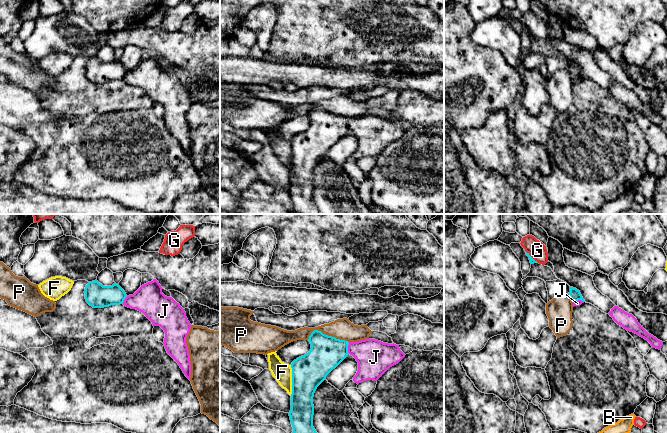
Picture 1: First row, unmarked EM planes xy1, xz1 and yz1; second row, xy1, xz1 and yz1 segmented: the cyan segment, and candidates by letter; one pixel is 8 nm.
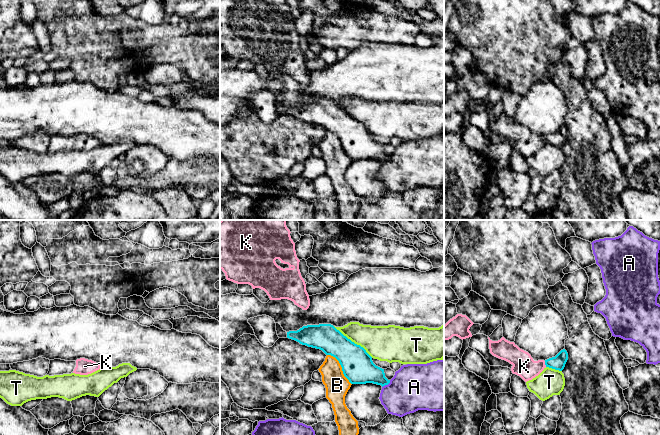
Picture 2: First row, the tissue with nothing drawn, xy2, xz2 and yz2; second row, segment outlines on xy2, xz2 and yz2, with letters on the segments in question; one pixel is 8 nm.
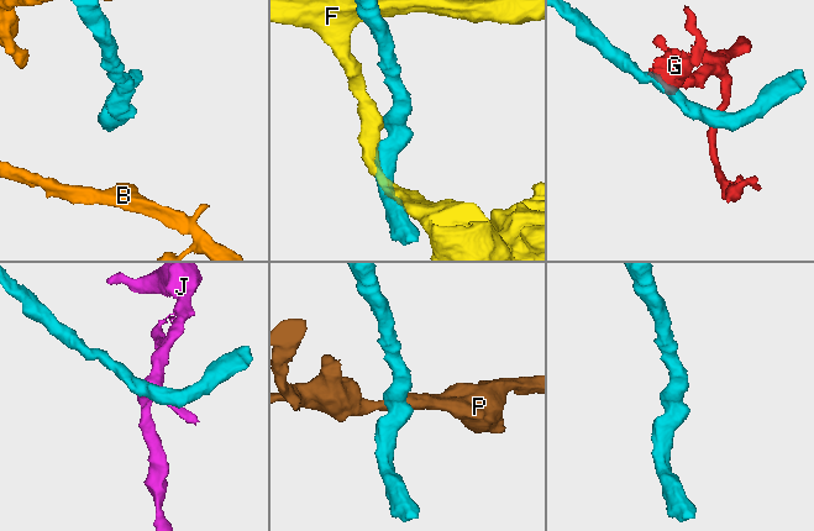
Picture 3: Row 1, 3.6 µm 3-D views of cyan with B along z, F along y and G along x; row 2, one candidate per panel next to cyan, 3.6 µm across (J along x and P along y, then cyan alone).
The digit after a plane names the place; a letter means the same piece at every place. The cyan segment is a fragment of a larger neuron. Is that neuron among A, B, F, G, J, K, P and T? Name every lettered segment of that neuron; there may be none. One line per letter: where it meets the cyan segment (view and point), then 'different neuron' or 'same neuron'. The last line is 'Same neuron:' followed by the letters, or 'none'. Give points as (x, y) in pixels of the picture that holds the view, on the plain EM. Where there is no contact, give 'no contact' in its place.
A: meets cyan in xz2 at (386, 160); different neuron
B: meets cyan in xz2 at (341, 142); different neuron
F: meets cyan in xz1 at (292, 156); different neuron
G: meets cyan in yz1 at (530, 32); different neuron
J: meets cyan in xz1 at (347, 124); different neuron
K: meets cyan in yz2 at (545, 140); same neuron
P: meets cyan in xz1 at (327, 111); different neuron
T: meets cyan in xz2 at (353, 118); different neuron
Same neuron: K

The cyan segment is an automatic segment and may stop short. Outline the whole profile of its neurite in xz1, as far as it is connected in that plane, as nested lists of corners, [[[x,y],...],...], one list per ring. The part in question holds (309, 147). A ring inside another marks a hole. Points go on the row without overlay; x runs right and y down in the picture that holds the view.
[[[314,106],[309,112],[310,127],[294,136],[291,186],[293,209],[297,214],[320,214],[313,203],[313,173],[326,152],[348,131],[349,118]]]

